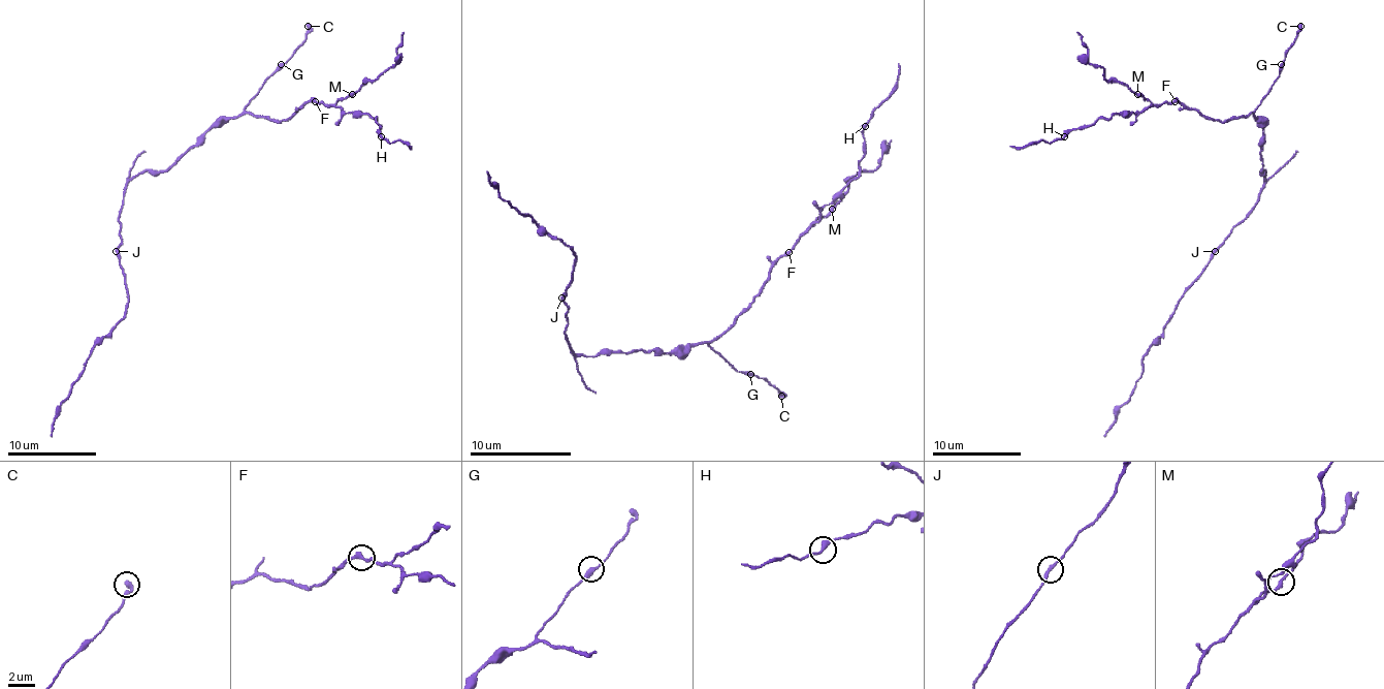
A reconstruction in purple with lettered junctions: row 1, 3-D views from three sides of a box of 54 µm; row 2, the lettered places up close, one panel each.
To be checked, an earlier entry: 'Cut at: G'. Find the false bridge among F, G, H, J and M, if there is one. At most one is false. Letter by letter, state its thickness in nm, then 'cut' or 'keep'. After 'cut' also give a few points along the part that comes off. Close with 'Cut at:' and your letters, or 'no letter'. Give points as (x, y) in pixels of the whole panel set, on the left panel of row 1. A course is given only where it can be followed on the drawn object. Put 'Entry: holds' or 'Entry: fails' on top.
Entry: holds
F: 260 nm thick; keep
G: 280 nm thick; cut; foreign part runs (282, 64), (306, 37), (306, 24)
H: 280 nm thick; keep
J: 260 nm thick; keep
M: 240 nm thick; keep
Cut at: G

